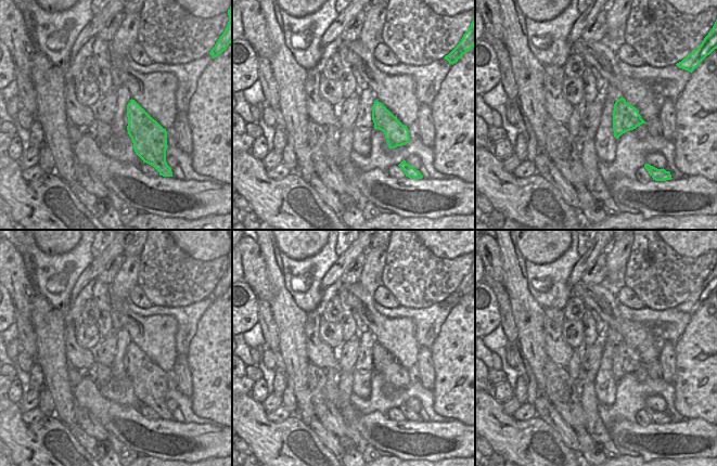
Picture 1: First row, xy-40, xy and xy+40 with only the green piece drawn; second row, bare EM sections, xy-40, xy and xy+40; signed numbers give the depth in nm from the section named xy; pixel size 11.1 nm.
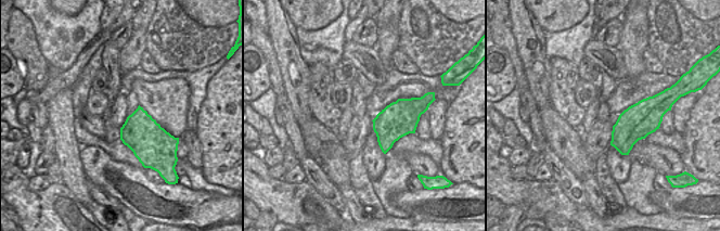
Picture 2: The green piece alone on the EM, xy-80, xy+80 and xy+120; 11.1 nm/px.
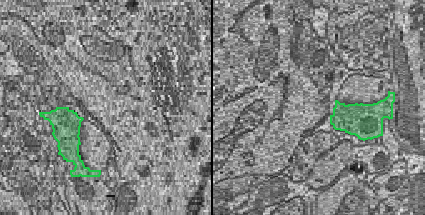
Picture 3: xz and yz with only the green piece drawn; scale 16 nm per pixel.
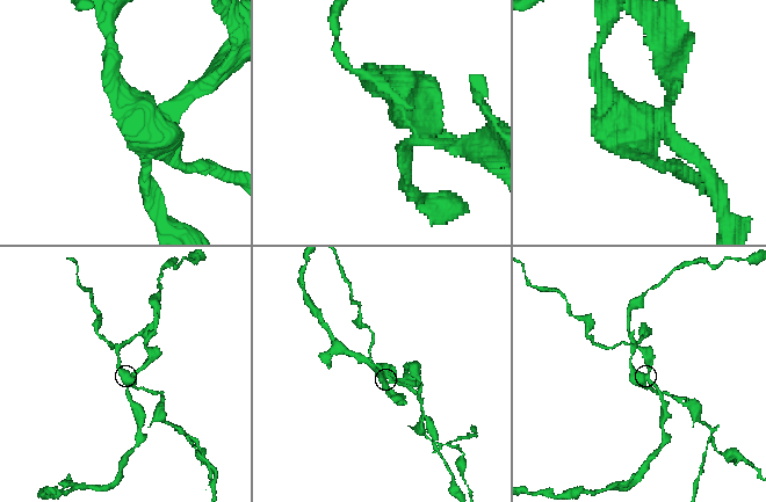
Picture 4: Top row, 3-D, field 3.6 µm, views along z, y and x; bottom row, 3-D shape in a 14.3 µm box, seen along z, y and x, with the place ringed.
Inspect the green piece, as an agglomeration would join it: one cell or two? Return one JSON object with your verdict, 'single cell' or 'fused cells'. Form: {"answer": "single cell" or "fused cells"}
{"answer": "fused cells"}

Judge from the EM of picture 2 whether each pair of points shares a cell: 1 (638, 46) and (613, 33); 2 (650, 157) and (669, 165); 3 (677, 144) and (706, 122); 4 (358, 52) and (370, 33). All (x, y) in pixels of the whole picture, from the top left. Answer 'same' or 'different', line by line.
1: different
2: same
3: different
4: different

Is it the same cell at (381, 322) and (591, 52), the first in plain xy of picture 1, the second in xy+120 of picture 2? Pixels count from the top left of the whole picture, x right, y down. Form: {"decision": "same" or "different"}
{"decision": "same"}

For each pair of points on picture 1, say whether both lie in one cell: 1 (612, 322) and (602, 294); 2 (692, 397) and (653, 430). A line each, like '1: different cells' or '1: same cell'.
1: same cell
2: different cells

